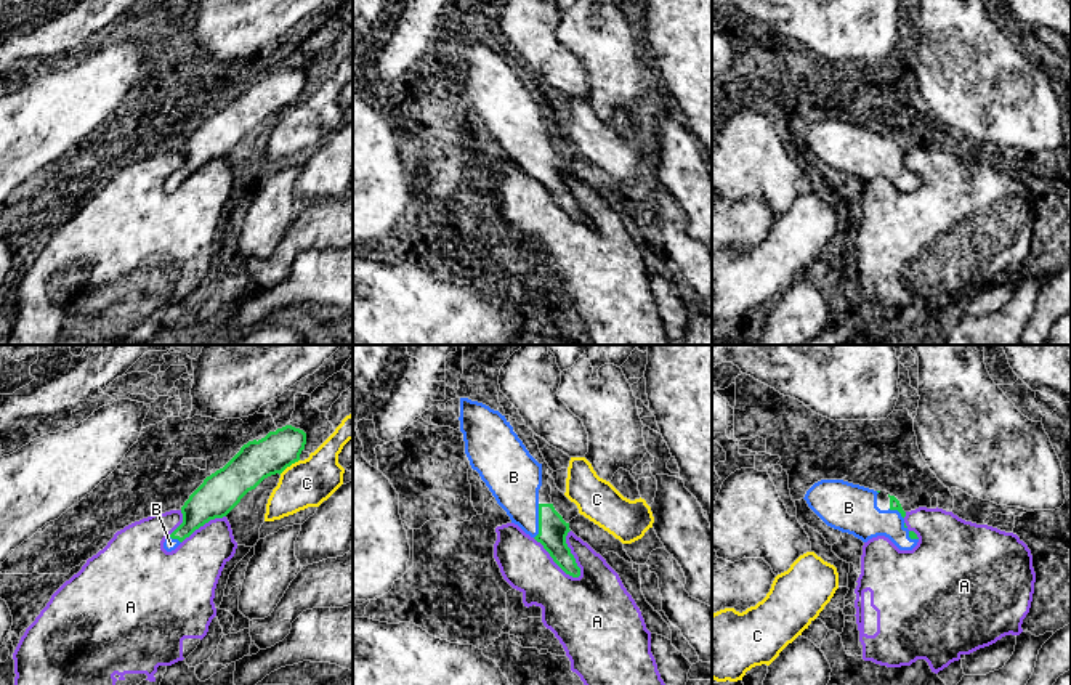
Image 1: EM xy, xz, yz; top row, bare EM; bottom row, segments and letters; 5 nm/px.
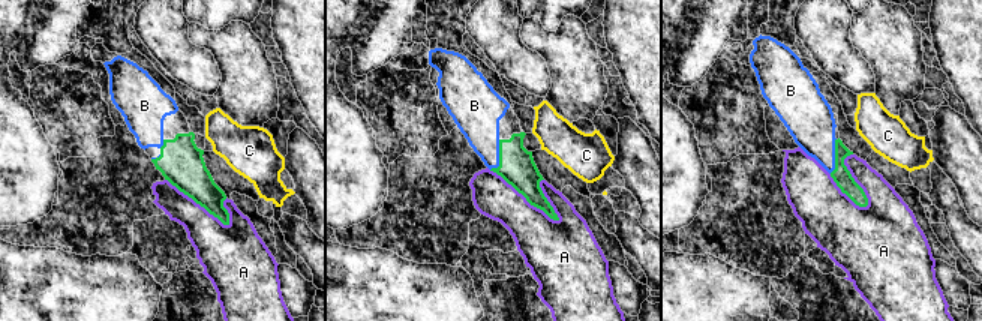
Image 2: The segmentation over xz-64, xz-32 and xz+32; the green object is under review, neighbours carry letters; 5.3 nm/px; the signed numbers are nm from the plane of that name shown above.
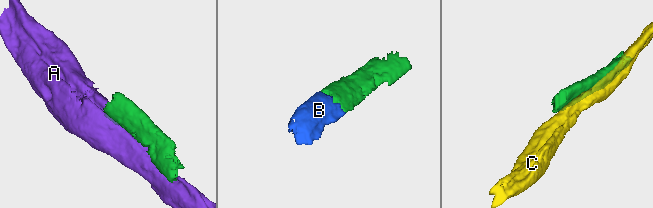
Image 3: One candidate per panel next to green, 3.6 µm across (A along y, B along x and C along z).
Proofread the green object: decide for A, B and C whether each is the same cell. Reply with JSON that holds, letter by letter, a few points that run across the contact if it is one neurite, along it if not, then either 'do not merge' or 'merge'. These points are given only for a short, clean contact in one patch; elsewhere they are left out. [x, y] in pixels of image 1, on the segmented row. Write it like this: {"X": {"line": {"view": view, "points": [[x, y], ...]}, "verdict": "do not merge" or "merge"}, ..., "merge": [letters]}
{"A": {"verdict": "do not merge"}, "B": {"line": {"view": "xz", "points": [[552, 535], [539, 522], [521, 504], [515, 478]]}, "verdict": "merge"}, "C": {"verdict": "do not merge"}, "merge": ["B"]}

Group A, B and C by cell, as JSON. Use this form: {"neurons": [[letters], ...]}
{"neurons": [["A"], ["B"], ["C"]]}

